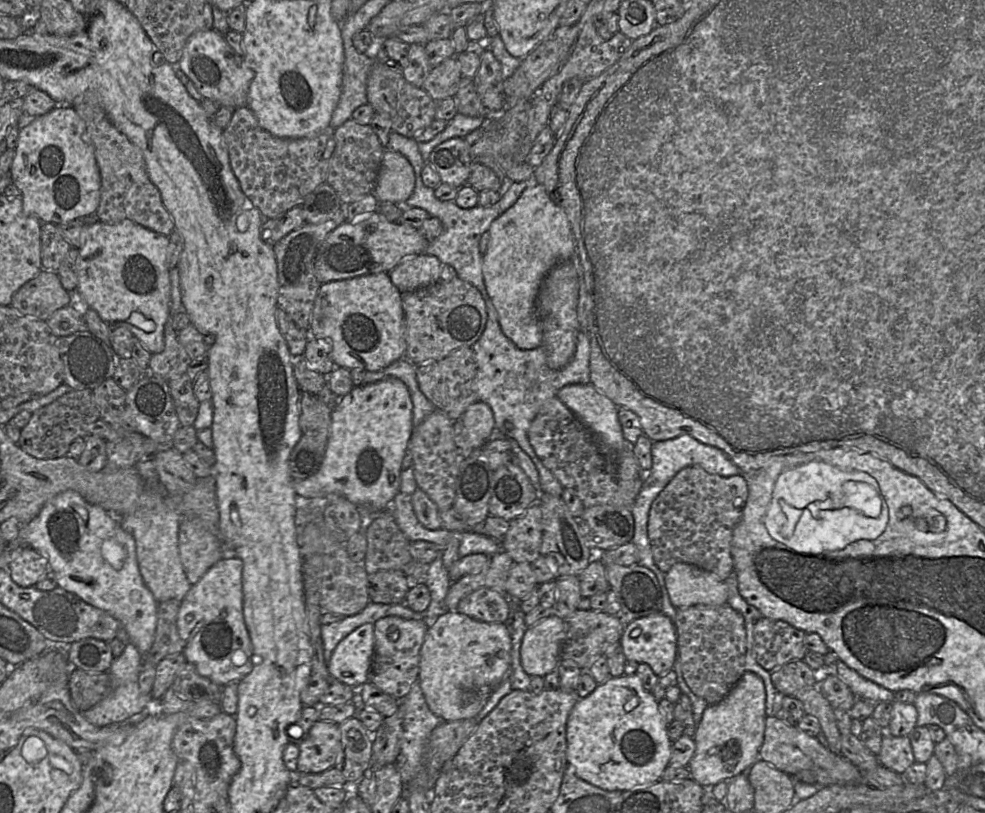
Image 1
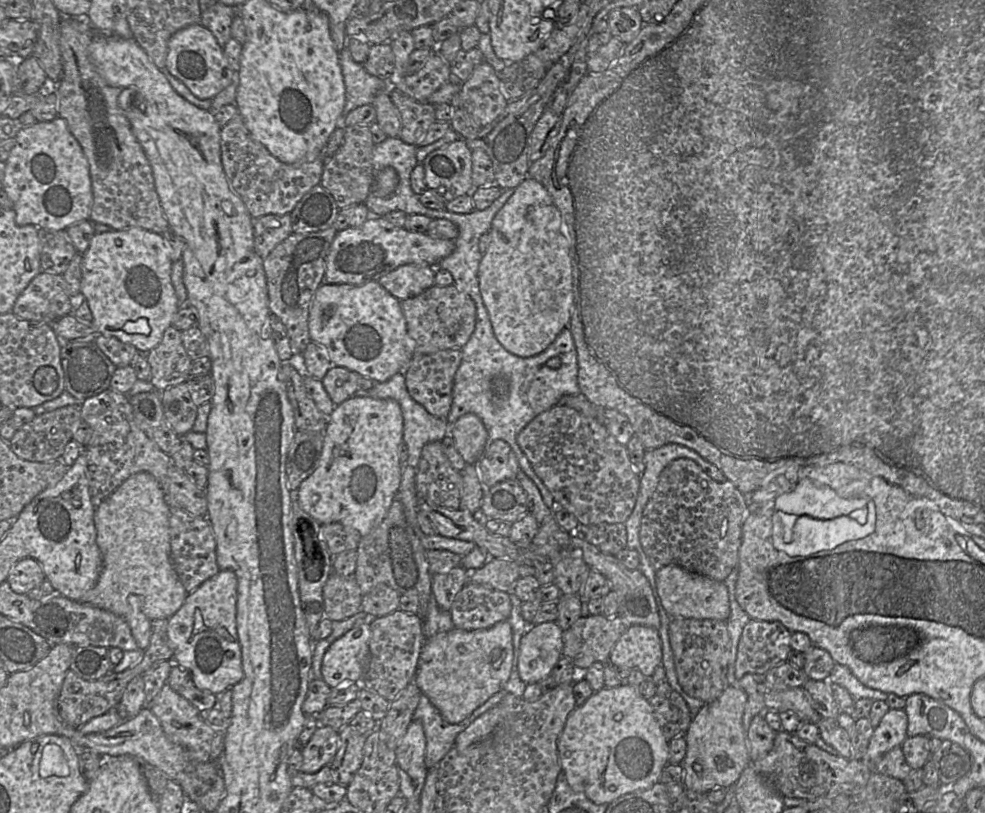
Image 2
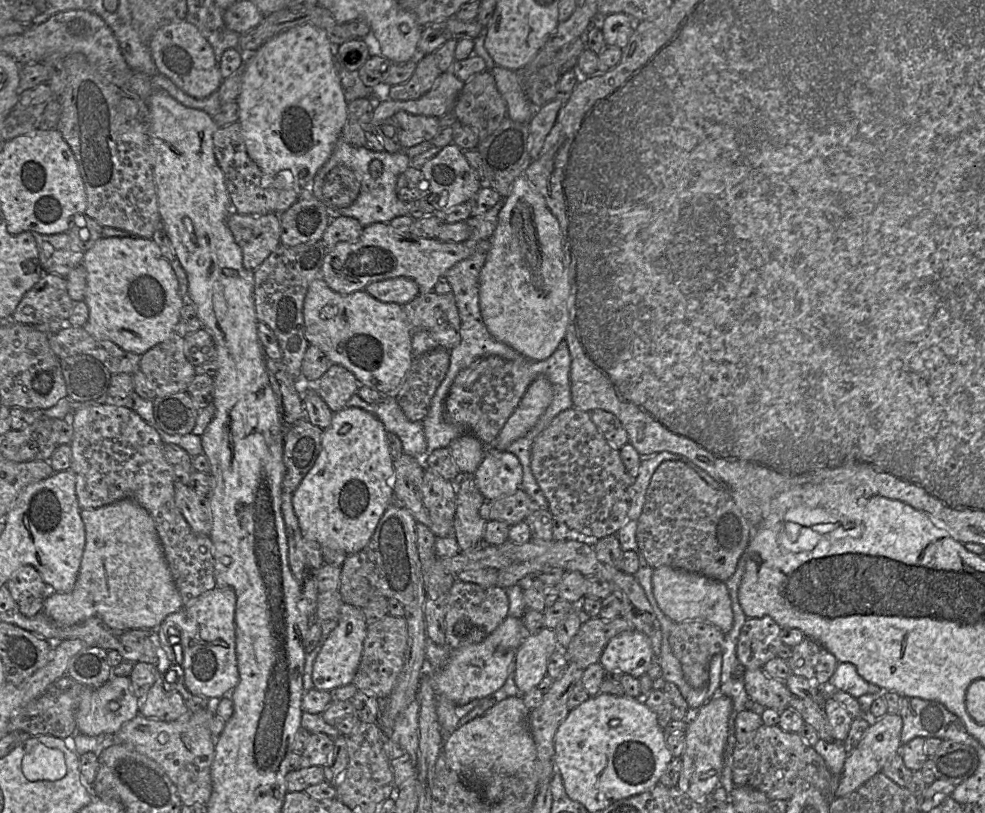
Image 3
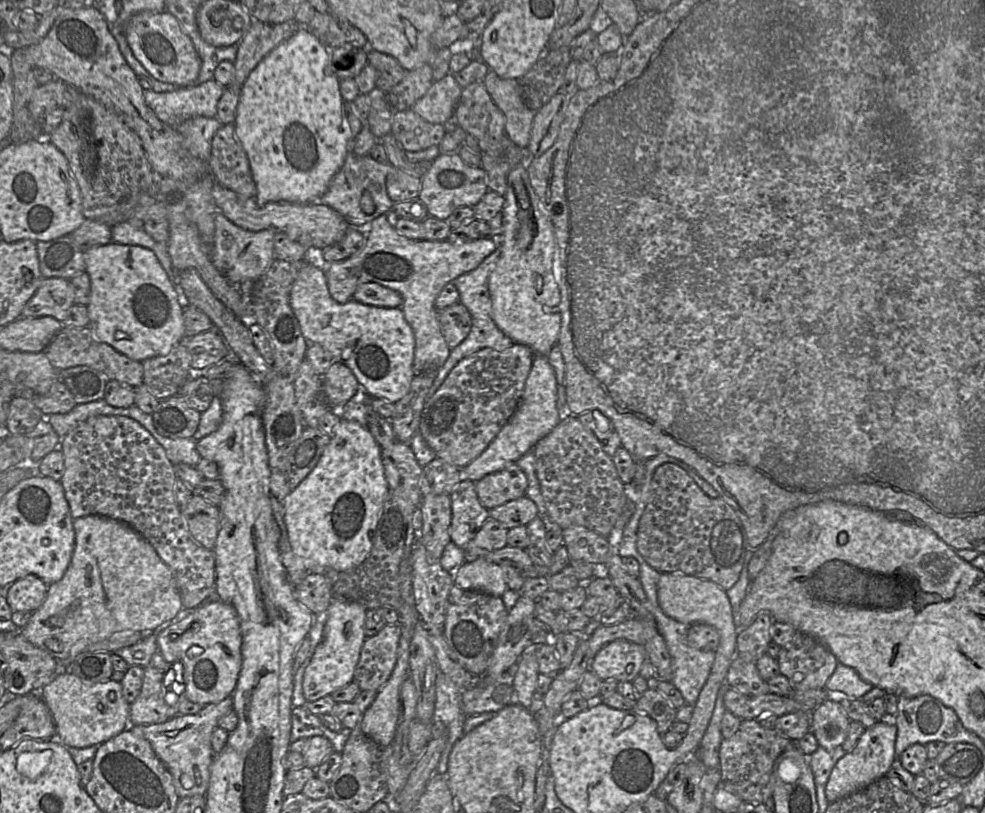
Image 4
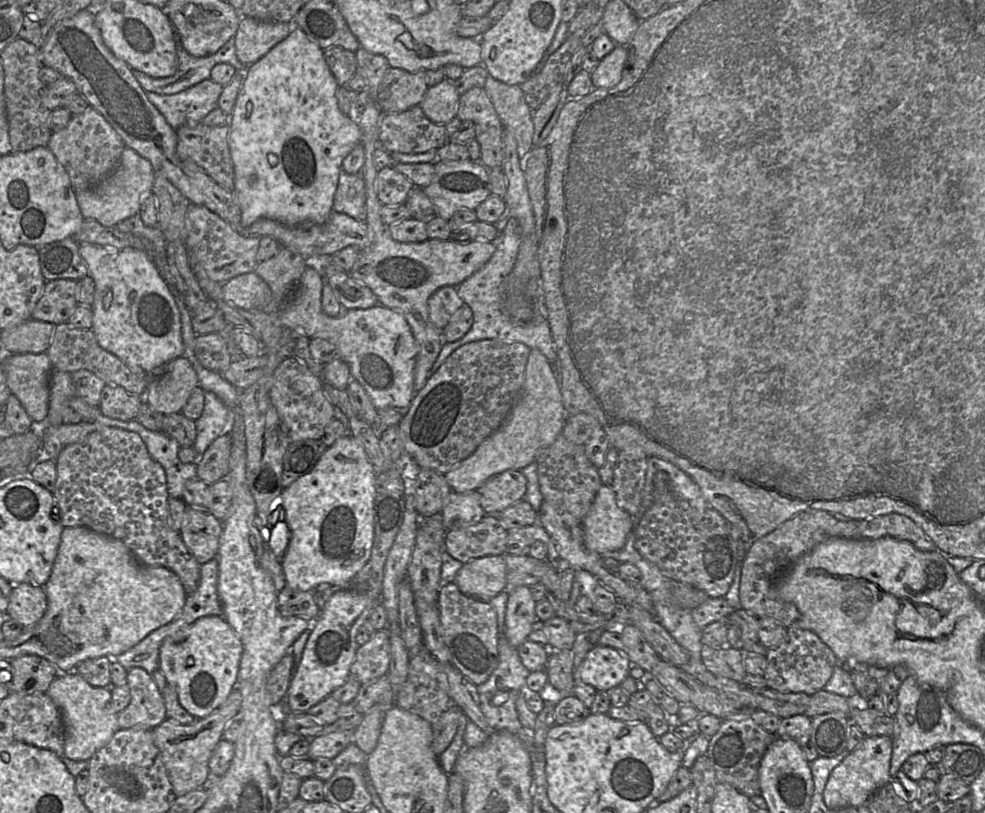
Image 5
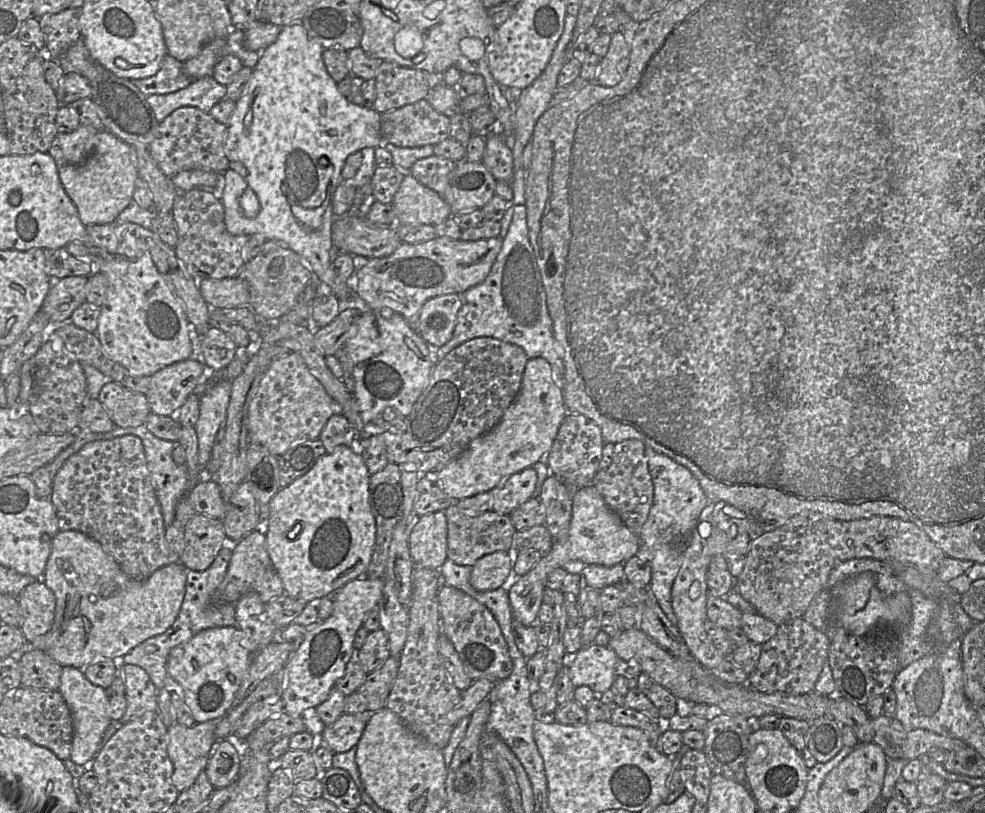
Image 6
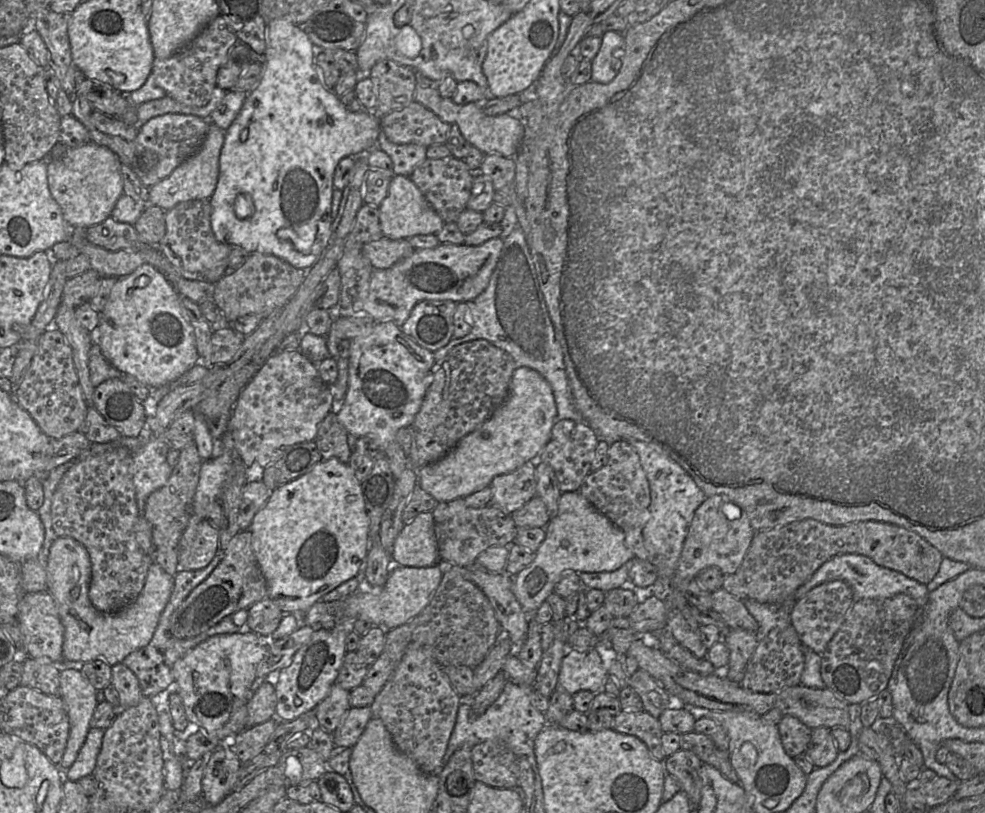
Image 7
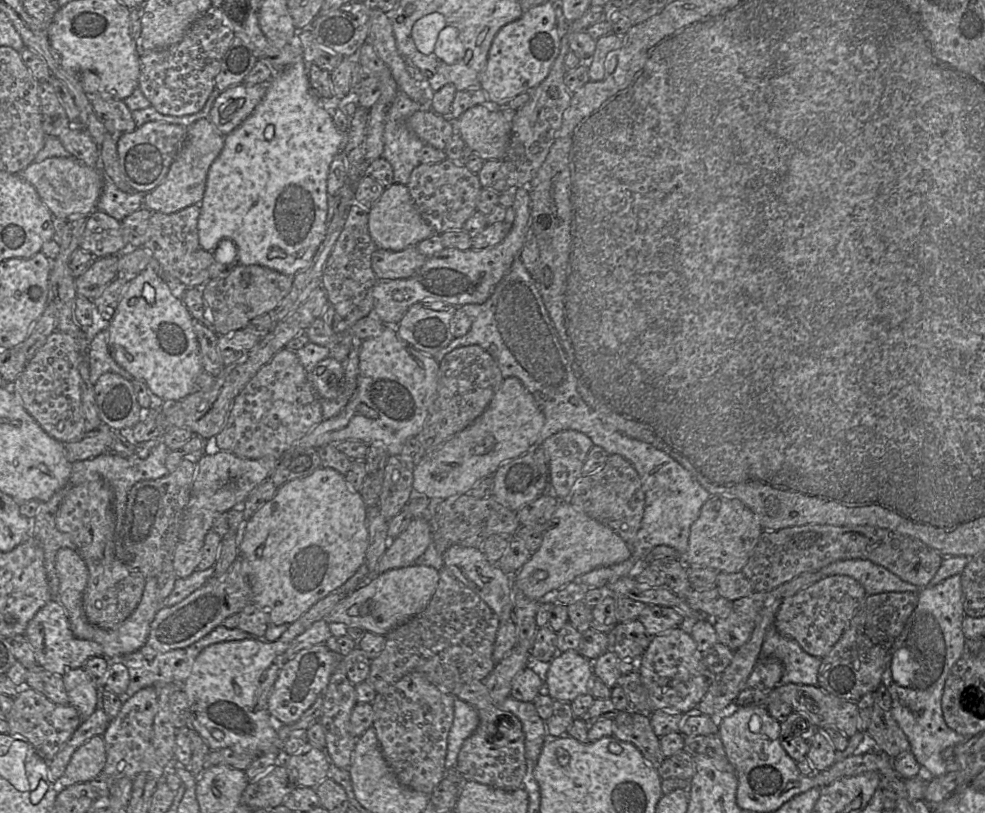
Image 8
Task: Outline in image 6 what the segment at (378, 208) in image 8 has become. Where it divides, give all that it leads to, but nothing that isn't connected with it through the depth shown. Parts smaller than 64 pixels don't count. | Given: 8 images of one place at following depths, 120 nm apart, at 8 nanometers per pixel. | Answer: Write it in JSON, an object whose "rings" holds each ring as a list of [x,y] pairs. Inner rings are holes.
{"rings":[[[406,174],[393,202],[396,224],[436,225],[452,216],[449,205],[435,191]]]}

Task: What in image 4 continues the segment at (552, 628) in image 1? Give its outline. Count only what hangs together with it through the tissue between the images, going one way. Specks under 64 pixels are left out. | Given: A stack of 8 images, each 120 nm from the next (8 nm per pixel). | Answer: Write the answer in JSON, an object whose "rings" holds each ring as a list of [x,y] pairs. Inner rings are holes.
{"rings":[[[530,644],[522,652],[514,676],[513,686],[517,693],[519,704],[529,709],[533,694],[536,692],[539,675],[539,664],[536,658],[536,650],[539,645]]]}

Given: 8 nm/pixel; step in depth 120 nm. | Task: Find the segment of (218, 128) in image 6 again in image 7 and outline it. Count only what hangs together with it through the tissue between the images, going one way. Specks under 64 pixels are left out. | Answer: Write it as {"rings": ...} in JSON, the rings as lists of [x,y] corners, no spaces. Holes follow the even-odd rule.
{"rings":[[[169,113],[149,119],[138,130],[131,169],[145,186],[154,186],[198,151],[209,126],[210,120],[191,114]]]}

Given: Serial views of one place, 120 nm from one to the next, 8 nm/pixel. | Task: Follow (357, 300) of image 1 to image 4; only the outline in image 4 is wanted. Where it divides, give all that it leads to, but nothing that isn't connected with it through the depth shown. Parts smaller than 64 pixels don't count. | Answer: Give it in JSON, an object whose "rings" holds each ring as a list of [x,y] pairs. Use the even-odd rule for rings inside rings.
{"rings":[[[303,262],[292,285],[290,305],[307,342],[320,344],[332,354],[334,361],[345,364],[371,398],[380,398],[396,403],[409,392],[414,377],[415,337],[400,307],[371,306],[354,299],[350,299],[344,304],[338,303],[329,293],[324,270],[308,262]]]}

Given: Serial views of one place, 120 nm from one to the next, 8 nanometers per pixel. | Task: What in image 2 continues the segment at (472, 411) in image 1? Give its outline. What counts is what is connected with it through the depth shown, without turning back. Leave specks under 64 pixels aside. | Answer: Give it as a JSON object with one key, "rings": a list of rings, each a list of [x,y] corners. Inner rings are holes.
{"rings":[[[466,413],[450,425],[450,434],[467,464],[475,464],[490,442],[482,420],[474,413]]]}

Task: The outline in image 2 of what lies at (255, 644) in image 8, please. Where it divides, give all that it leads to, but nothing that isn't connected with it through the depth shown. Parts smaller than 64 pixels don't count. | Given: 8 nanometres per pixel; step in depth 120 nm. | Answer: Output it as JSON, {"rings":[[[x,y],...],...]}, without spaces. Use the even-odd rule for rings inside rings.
{"rings":[[[219,570],[188,593],[180,609],[168,619],[168,638],[175,663],[190,672],[198,689],[218,696],[244,678],[236,621],[237,585],[235,572]]]}

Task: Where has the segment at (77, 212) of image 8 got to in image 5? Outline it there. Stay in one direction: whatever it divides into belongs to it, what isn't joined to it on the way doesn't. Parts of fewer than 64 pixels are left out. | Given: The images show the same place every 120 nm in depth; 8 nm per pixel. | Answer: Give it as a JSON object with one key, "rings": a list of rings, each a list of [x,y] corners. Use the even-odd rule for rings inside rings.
{"rings":[[[125,147],[117,168],[111,174],[89,189],[75,191],[84,219],[95,219],[103,226],[116,226],[122,220],[137,214],[144,197],[152,194],[154,178],[155,171],[150,161]]]}

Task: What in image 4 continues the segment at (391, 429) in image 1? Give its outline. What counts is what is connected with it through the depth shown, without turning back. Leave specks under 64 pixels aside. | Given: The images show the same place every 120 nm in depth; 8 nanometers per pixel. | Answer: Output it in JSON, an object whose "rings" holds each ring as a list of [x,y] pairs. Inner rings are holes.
{"rings":[[[341,418],[313,470],[284,499],[288,542],[296,560],[302,563],[302,570],[318,574],[343,572],[357,567],[368,557],[389,491],[381,451],[382,447],[366,426]]]}

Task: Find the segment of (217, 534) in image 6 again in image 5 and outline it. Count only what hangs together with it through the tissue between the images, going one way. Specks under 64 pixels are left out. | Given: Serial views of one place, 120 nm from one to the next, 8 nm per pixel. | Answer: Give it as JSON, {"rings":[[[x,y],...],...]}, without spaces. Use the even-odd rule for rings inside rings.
{"rings":[[[188,506],[180,533],[189,552],[202,565],[217,558],[223,522],[208,509]]]}

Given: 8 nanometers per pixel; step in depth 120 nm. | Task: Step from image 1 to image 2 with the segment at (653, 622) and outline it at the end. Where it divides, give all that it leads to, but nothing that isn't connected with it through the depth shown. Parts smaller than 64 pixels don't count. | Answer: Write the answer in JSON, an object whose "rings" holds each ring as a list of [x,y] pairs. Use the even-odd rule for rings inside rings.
{"rings":[[[630,625],[613,647],[608,662],[615,667],[637,669],[651,678],[662,663],[659,631],[643,625]]]}

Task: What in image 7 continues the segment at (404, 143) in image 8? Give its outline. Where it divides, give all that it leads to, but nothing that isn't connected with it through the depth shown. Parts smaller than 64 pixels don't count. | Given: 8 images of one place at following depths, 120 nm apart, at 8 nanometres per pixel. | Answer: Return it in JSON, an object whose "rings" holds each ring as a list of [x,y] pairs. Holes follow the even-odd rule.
{"rings":[[[380,130],[377,148],[389,155],[393,163],[393,174],[410,177],[414,169],[427,159],[427,147],[419,144],[394,144]]]}

